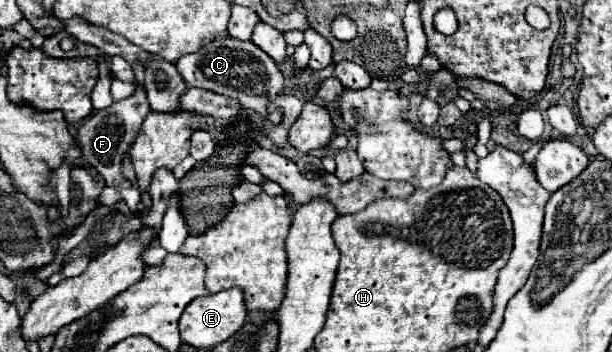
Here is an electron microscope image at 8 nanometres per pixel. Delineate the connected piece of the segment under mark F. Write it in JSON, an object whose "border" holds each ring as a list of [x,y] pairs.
{"border":[[[135,83],[135,93],[119,103],[113,103],[111,107],[107,107],[103,113],[93,113],[91,117],[87,117],[83,121],[83,125],[77,129],[75,141],[81,149],[81,159],[85,159],[89,165],[97,165],[97,171],[105,177],[107,185],[119,185],[125,181],[119,165],[123,155],[129,151],[129,145],[133,143],[143,117],[151,111],[149,101],[147,101],[147,93],[143,89],[143,85]]]}

